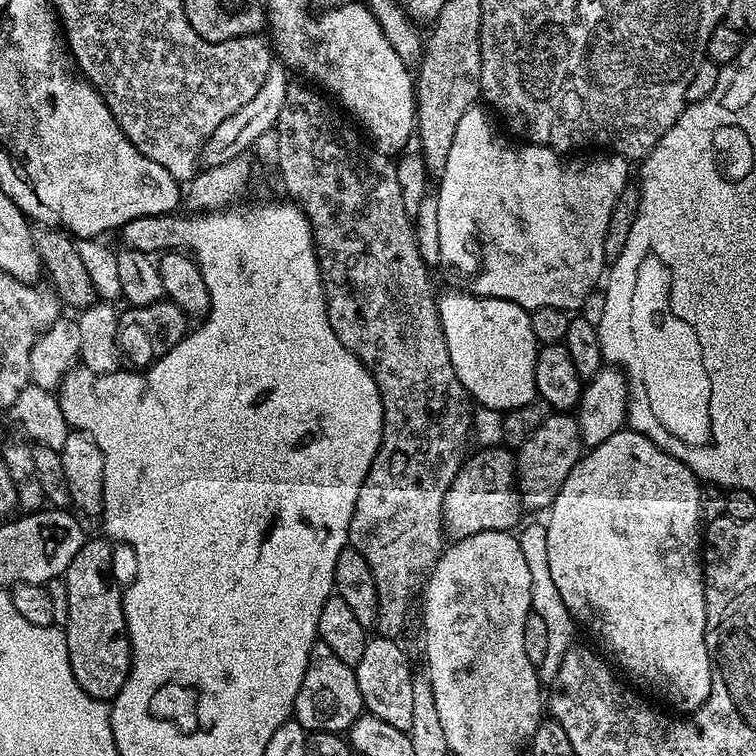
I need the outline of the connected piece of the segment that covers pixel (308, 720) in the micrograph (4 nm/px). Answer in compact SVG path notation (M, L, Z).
M317 642L310 650L306 674L302 674L302 686L294 698L292 716L310 732L347 733L348 728L365 711L362 702L362 690L358 690L356 669L351 664L342 662L330 646Z

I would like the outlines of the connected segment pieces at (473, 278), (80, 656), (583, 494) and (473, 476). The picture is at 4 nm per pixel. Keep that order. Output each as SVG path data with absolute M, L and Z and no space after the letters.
M477 106L462 114L446 170L438 177L440 193L435 193L434 199L438 206L440 264L453 268L464 283L461 285L473 296L502 298L529 310L542 306L579 309L585 298L597 291L605 275L606 226L610 226L610 214L622 190L629 187L629 161L615 154L561 154L527 142L517 143L515 148L482 108Z
M85 539L82 550L74 554L74 562L70 562L64 572L62 583L68 613L65 616L63 613L62 627L70 670L74 670L78 686L82 686L90 698L110 702L118 690L122 690L132 669L132 648L128 645L122 588L112 577L113 545L107 539L99 539Z
M621 430L581 455L566 482L562 482L562 490L552 499L546 519L550 578L554 578L554 586L573 621L593 632L597 642L604 644L605 653L612 652L611 659L621 673L629 672L654 695L673 704L680 714L694 713L703 706L712 681L704 637L700 488L701 481L678 458L666 454L642 434Z
M504 446L480 448L473 451L465 459L464 465L460 467L454 478L454 482L450 482L450 486L446 490L446 498L442 502L442 522L445 533L451 539L453 536L453 541L459 542L479 532L512 532L521 523L520 512L522 513L520 493L514 483L515 471L516 461L513 453L508 453Z

